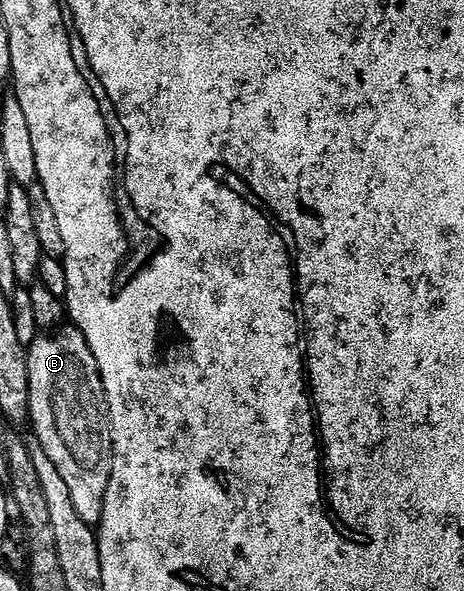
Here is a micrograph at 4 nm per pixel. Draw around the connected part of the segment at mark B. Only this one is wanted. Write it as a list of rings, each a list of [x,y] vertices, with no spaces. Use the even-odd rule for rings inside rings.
[[[72,324],[66,325],[56,332],[42,333],[29,345],[27,353],[29,356],[27,360],[27,372],[29,373],[29,422],[31,427],[33,426],[32,437],[41,445],[43,452],[47,452],[47,456],[51,456],[51,464],[55,464],[55,468],[59,468],[59,476],[63,476],[67,488],[71,488],[71,504],[75,504],[75,512],[79,512],[79,520],[83,520],[89,526],[96,528],[101,524],[103,500],[107,496],[107,484],[111,480],[111,468],[113,467],[113,430],[109,426],[109,405],[105,402],[105,389],[103,388],[103,380],[99,372],[99,364],[95,364],[95,356],[83,336],[83,332]]]

